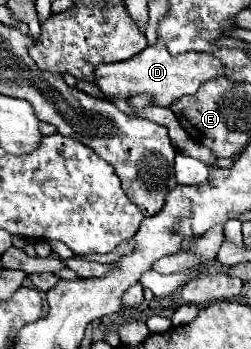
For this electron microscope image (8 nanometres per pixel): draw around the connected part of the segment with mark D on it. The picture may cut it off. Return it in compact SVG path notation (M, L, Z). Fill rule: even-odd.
M158 41L156 45L146 47L140 55L118 63L102 63L94 69L94 83L108 99L124 99L130 101L140 93L150 93L152 105L170 107L178 97L194 95L200 85L216 75L224 75L224 65L216 61L216 57L206 57L204 53L184 53L172 57L166 51L166 45Z

